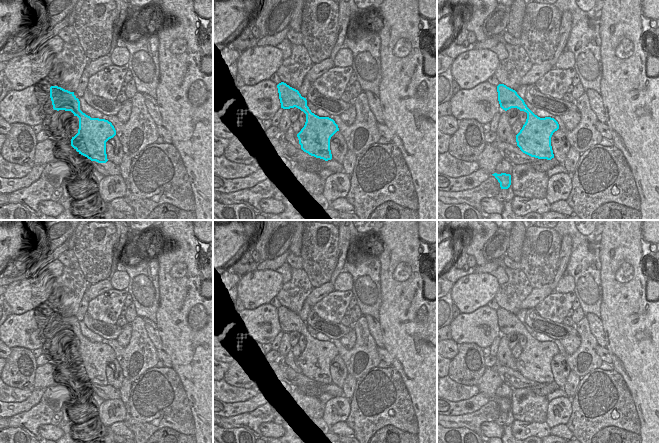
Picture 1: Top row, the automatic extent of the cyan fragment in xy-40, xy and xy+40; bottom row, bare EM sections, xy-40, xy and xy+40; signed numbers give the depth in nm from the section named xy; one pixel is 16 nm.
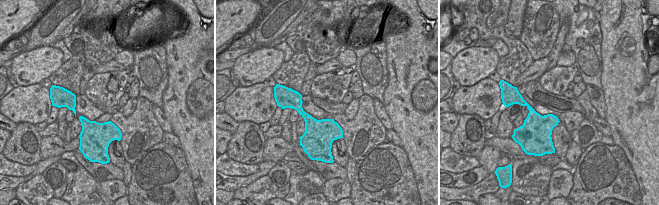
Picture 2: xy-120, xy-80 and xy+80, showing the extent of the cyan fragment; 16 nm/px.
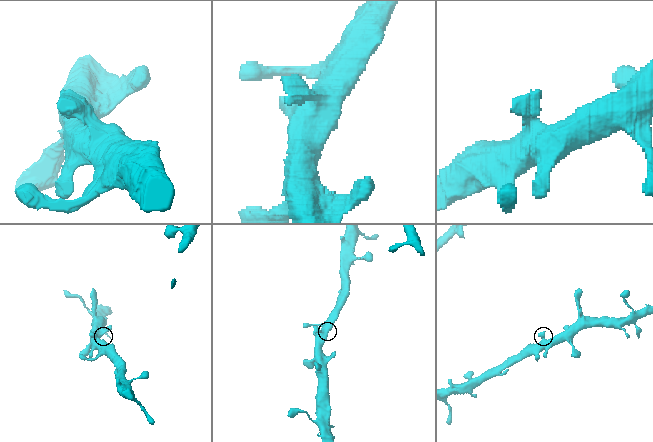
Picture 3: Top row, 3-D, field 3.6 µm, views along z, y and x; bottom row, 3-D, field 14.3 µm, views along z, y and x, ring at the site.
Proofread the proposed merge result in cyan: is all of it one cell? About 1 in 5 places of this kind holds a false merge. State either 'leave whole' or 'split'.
leave whole

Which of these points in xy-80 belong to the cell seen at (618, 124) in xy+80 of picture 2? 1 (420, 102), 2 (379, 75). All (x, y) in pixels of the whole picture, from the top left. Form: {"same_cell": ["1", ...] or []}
{"same_cell": []}

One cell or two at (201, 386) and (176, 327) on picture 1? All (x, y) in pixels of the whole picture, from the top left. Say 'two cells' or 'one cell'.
one cell

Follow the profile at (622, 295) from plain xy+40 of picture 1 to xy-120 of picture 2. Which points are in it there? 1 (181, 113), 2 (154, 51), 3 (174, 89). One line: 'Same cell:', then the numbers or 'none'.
Same cell: 1, 3

